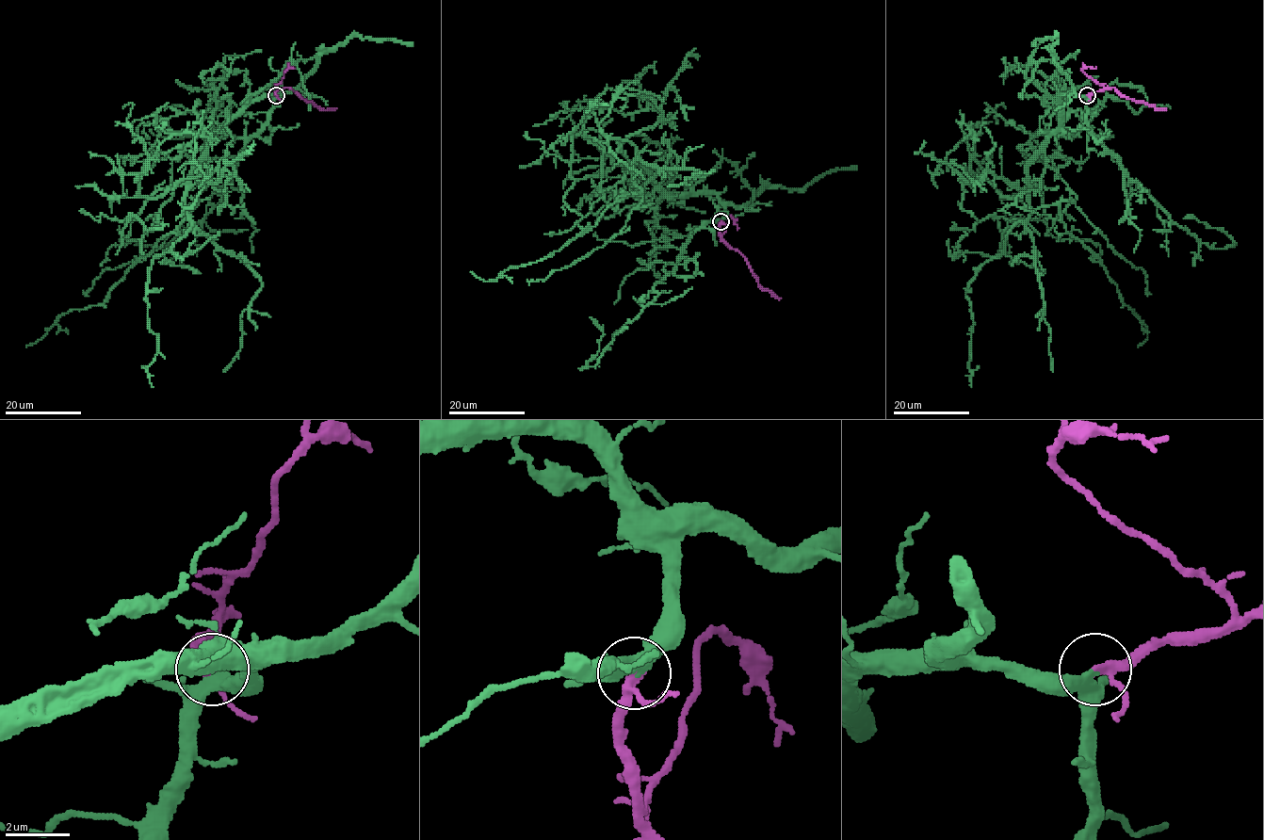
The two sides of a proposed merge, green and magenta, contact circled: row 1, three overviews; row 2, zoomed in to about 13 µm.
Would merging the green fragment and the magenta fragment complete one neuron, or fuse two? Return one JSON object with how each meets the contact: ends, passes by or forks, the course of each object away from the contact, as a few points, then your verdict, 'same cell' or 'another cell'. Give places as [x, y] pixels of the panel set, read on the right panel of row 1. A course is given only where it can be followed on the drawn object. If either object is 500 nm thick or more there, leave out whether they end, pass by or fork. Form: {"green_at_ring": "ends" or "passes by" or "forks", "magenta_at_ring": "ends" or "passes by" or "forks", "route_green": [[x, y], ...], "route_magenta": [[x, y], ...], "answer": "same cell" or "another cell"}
{"green_at_ring": "passes by", "magenta_at_ring": "passes by", "route_green": [[1087, 94], [1060, 95], [1059, 127], [1028, 169], [1029, 204], [1058, 204], [1146, 328], [1137, 347]], "route_magenta": [[1087, 94], [1114, 88], [1129, 99], [1143, 101], [1156, 109], [1165, 107]], "answer": "same cell"}

